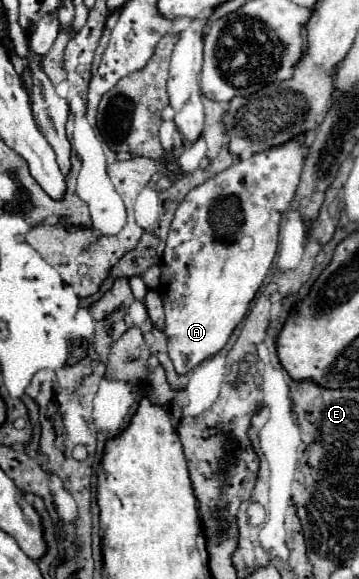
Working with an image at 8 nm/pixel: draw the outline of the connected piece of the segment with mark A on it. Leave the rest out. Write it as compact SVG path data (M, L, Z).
M295 137L295 141L281 145L279 149L255 153L253 157L213 175L203 185L191 189L185 201L177 207L163 253L159 295L165 307L167 351L179 375L189 373L201 361L217 355L247 315L249 303L263 285L277 253L281 215L289 209L295 197L303 161L303 137Z

